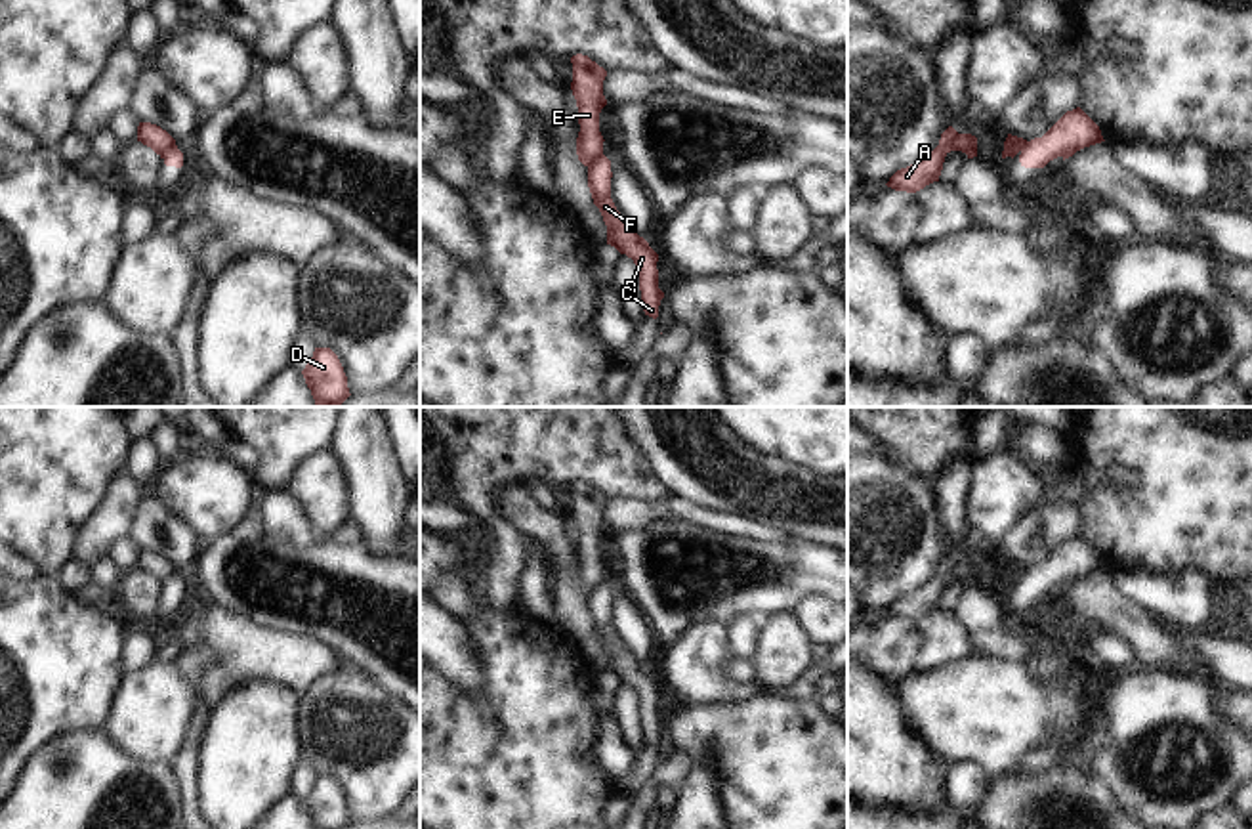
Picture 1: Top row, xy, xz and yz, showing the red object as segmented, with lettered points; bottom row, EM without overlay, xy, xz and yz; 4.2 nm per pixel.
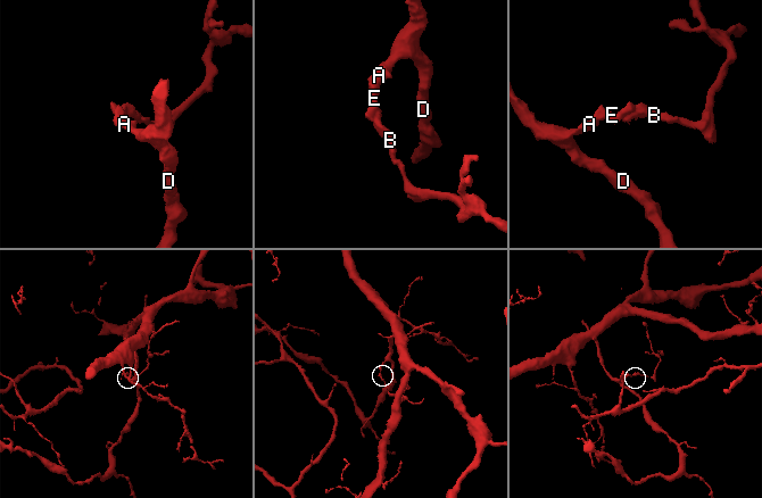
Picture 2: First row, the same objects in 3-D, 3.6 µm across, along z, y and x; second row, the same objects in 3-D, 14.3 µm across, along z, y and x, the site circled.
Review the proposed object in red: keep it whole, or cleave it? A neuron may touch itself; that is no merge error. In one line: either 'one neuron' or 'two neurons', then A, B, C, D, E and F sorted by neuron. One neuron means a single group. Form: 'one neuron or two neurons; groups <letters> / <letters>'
two neurons; groups A D E / B C F

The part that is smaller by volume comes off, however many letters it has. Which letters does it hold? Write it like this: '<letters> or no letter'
B, C, F.

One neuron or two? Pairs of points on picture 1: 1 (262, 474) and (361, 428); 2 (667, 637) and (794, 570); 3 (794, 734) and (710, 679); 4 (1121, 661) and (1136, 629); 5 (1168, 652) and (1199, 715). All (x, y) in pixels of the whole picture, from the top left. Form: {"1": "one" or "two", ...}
{"1": "two", "2": "one", "3": "two", "4": "two", "5": "two"}

